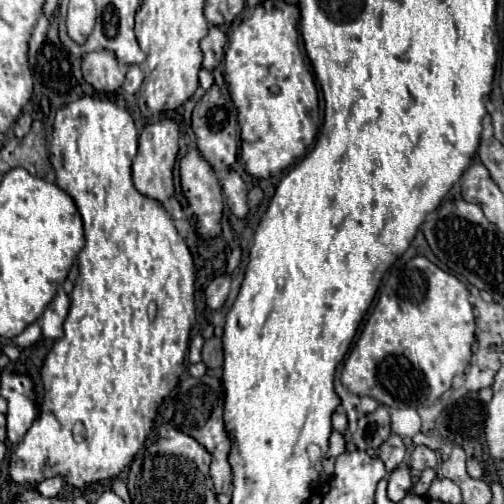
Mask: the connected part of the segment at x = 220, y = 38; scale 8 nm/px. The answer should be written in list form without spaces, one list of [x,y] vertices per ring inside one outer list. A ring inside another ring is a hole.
[[[211,28],[209,34],[201,40],[201,52],[203,52],[203,68],[205,70],[215,70],[223,56],[225,56],[225,42],[227,42],[227,36],[219,30],[219,28]]]

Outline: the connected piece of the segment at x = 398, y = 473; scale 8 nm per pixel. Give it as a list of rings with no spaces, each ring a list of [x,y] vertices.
[[[401,464],[397,466],[391,474],[389,474],[389,488],[387,488],[387,496],[389,500],[393,502],[399,502],[401,498],[405,498],[411,488],[413,488],[413,474],[411,474],[411,468],[407,464]]]

